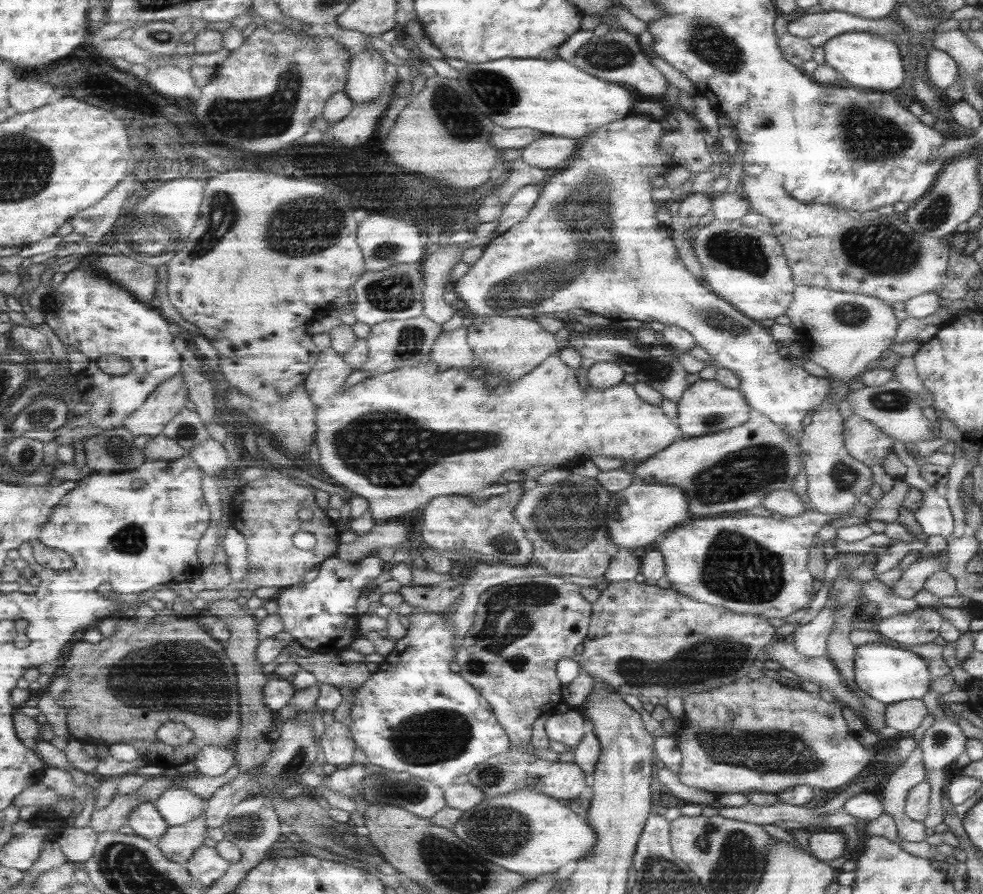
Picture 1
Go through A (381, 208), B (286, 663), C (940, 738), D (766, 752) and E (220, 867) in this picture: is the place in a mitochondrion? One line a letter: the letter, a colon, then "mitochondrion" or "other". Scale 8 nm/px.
A: other
B: other
C: mitochondrion
D: mitochondrion
E: other

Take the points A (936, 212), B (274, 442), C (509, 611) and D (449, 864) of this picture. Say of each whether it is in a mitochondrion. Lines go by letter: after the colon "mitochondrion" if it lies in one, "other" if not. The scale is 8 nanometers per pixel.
A: mitochondrion
B: other
C: mitochondrion
D: mitochondrion

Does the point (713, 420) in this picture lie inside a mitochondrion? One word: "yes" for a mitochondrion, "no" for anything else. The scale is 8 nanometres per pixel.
yes

